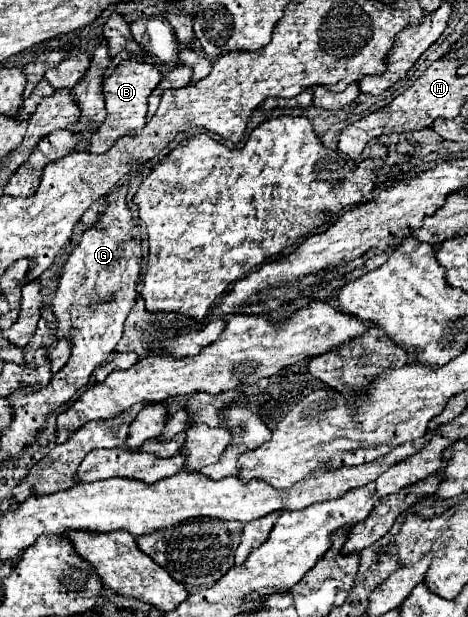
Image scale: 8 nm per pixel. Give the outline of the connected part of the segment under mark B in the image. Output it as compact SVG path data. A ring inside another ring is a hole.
M123 60L109 78L105 78L103 94L105 94L105 108L107 118L101 124L101 128L91 136L91 152L103 154L113 144L115 138L121 136L135 136L145 126L145 114L147 114L147 98L157 88L157 84L163 80L163 74L159 66L151 66L137 60Z

